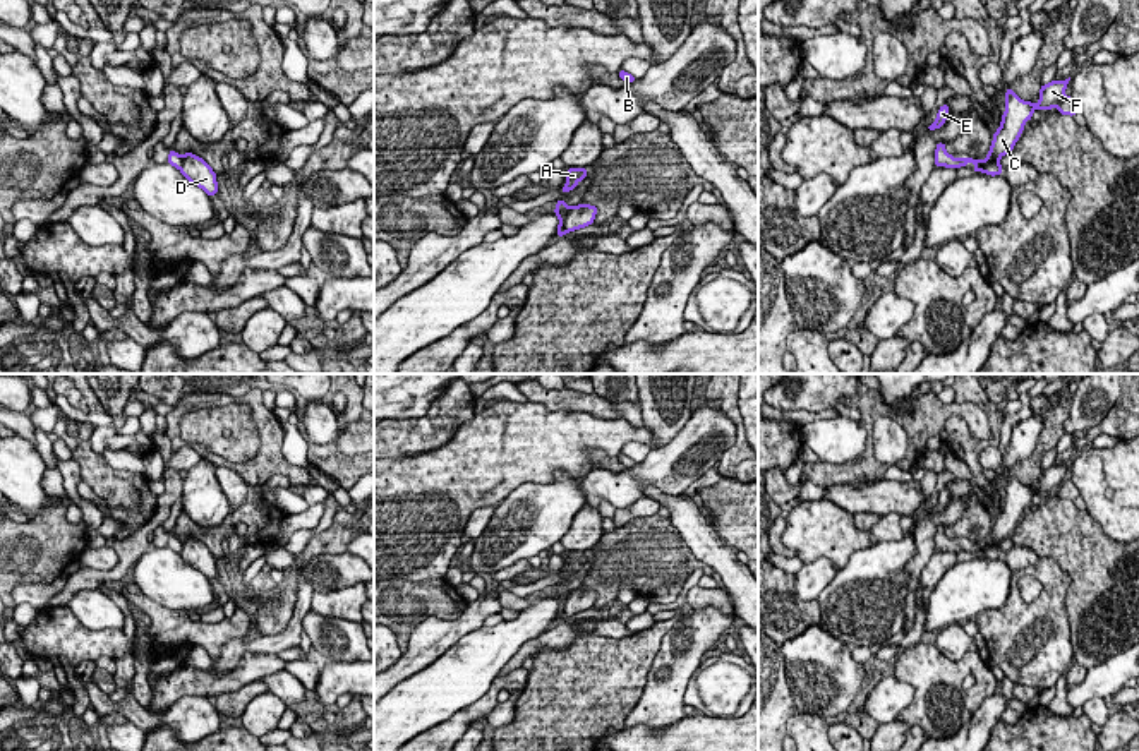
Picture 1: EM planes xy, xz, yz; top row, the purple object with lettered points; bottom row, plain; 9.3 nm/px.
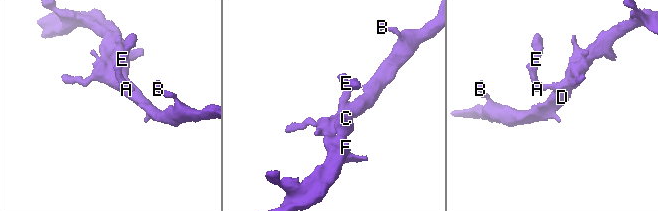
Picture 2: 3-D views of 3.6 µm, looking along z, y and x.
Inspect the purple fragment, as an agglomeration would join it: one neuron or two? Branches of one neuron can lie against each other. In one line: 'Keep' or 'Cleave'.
Cleave

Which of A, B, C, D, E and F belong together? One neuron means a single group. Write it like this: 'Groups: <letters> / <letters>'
Groups: A E / B C D F

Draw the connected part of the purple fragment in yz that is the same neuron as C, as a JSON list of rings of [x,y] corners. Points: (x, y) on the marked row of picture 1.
[[[1070,77],[1065,81],[1053,79],[1050,84],[1041,86],[1038,93],[1040,101],[1036,105],[1031,101],[1029,103],[1022,101],[1012,91],[1012,87],[1007,87],[1005,113],[1002,115],[1002,123],[998,130],[993,134],[991,147],[988,151],[988,156],[985,158],[986,165],[979,171],[991,175],[991,177],[1003,173],[998,159],[1014,149],[1017,139],[1022,134],[1024,123],[1031,120],[1033,111],[1036,108],[1052,110],[1058,106],[1058,103],[1064,98],[1069,81]]]

